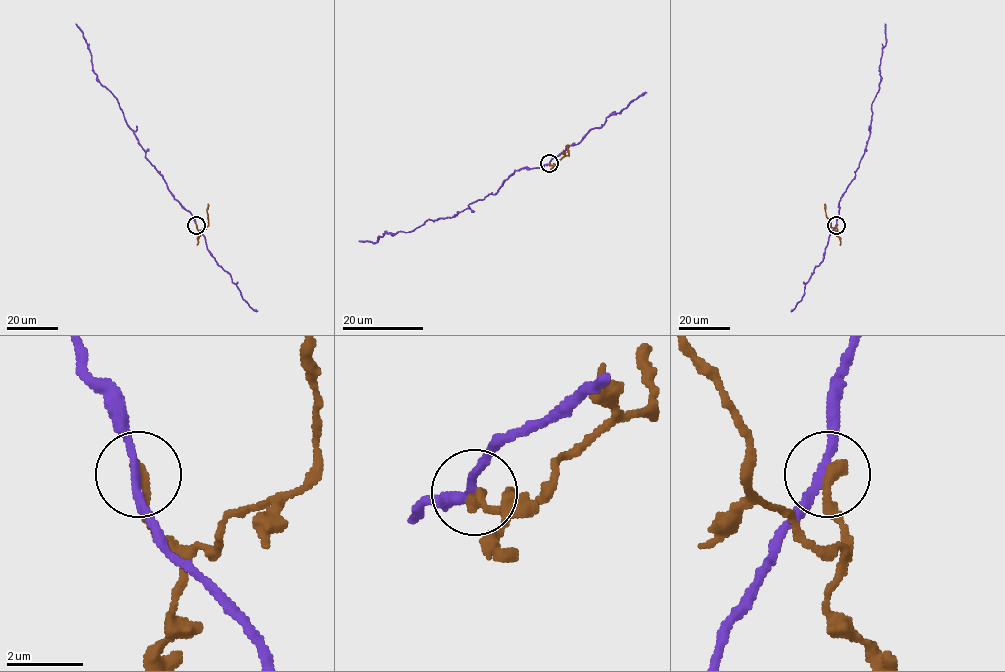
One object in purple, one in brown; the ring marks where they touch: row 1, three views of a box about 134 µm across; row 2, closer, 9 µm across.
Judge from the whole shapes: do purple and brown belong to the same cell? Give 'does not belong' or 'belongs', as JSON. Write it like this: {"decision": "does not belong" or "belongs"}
{"decision": "does not belong"}

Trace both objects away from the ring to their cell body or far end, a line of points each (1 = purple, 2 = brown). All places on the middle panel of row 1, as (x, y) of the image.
1: (550, 164), (516, 170), (494, 194), (456, 216), (427, 220), (412, 231), (385, 232), (375, 243), (359, 241)
2: (550, 164), (556, 165), (568, 155), (568, 144)

